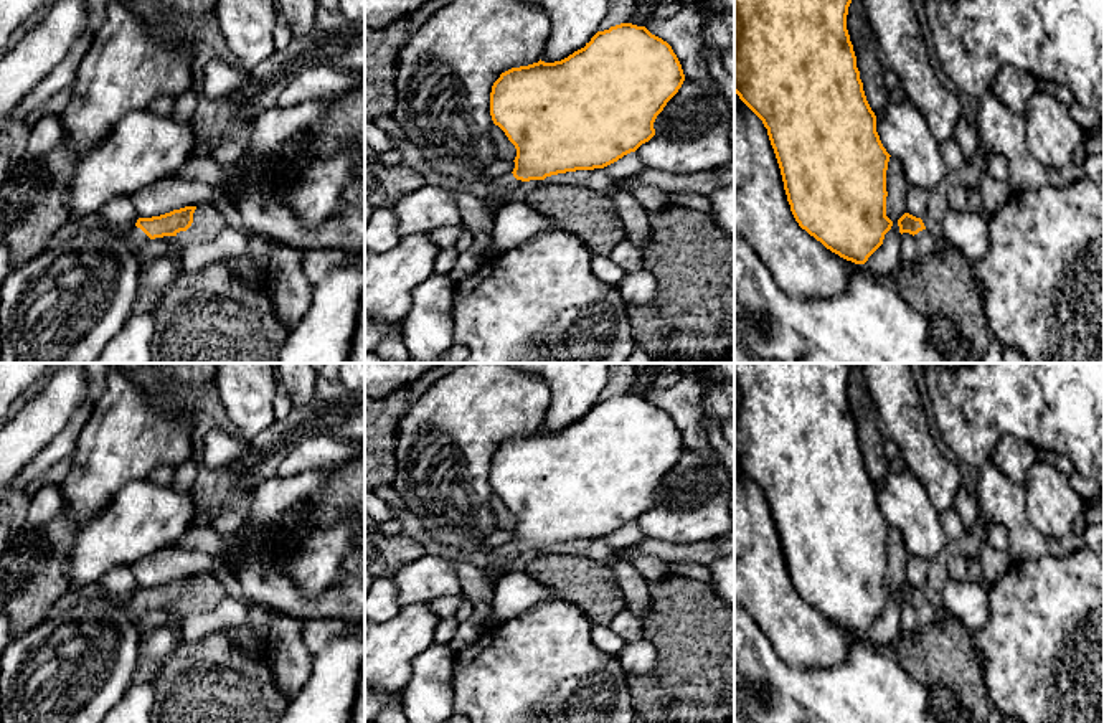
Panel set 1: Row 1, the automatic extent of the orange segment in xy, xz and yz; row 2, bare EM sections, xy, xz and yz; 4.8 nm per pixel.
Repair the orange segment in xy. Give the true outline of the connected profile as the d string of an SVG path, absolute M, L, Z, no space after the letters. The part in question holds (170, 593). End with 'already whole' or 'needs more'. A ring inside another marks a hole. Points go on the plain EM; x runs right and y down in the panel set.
M185 576L170 583L139 588L135 598L124 607L130 621L142 626L144 616L155 607L177 606L180 601L186 601L193 593L193 583L196 576Z; needs more

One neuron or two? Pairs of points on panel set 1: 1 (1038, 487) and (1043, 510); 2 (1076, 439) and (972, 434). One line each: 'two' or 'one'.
1: one
2: one

